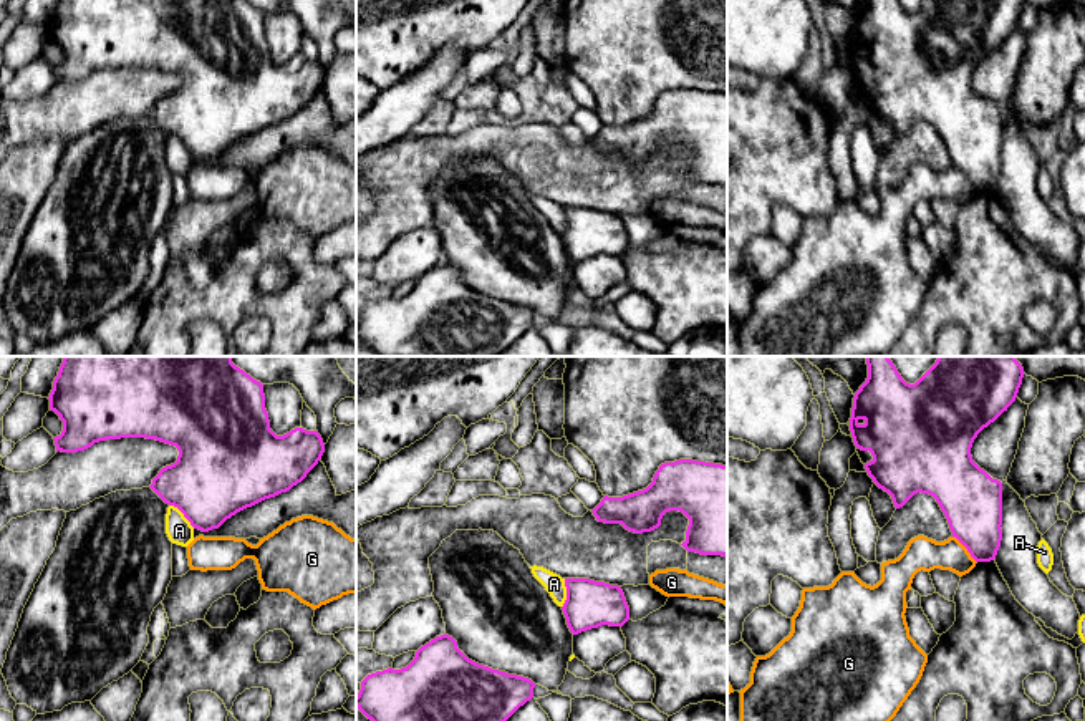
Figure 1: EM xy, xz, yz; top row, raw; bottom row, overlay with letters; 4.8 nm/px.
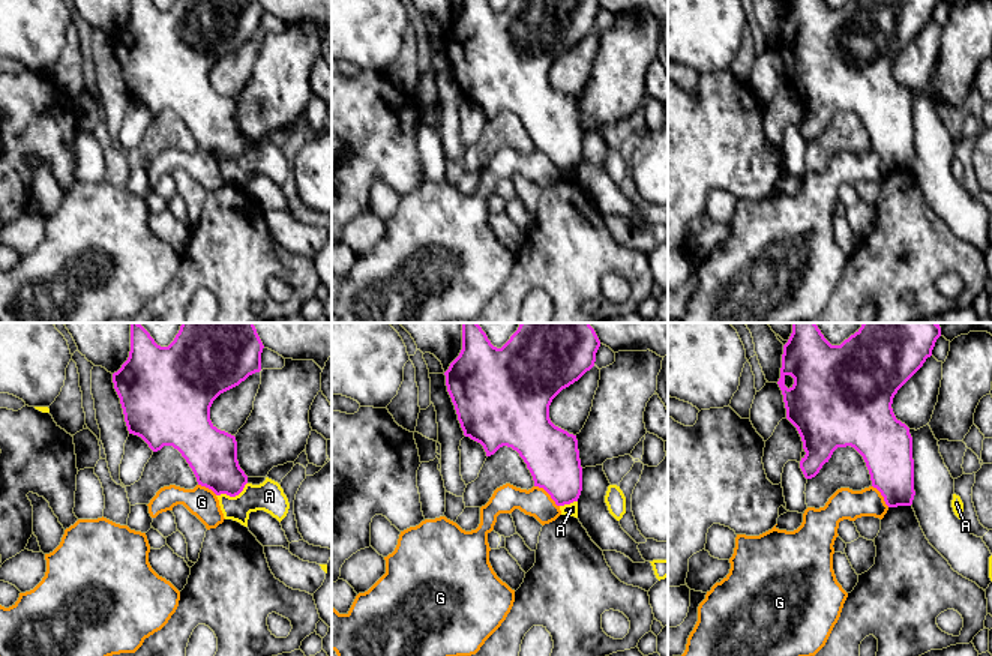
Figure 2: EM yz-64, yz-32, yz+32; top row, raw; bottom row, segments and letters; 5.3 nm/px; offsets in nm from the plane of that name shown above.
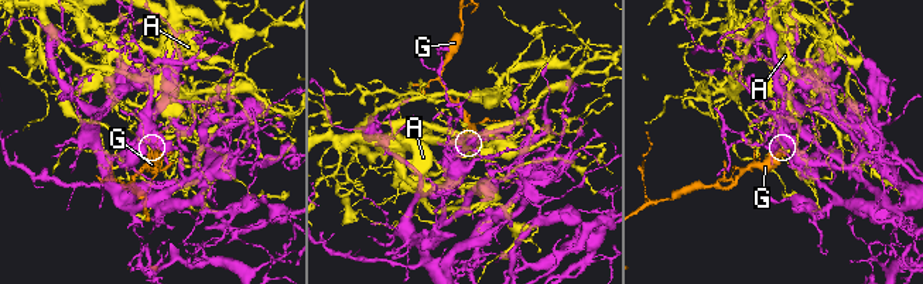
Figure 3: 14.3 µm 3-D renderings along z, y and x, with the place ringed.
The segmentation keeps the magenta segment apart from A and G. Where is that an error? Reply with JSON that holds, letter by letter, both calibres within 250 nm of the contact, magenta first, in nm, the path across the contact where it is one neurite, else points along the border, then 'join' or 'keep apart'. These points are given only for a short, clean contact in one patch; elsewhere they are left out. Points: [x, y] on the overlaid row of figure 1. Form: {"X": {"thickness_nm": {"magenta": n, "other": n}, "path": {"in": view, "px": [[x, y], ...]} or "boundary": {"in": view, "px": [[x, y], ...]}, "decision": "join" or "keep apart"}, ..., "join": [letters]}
{"A": {"thickness_nm": {"magenta": 420, "other": 130}, "decision": "keep apart"}, "G": {"thickness_nm": {"magenta": 300, "other": 160}, "boundary": {"in": "yz", "px": [[953, 536], [976, 562]]}, "decision": "keep apart"}, "join": []}

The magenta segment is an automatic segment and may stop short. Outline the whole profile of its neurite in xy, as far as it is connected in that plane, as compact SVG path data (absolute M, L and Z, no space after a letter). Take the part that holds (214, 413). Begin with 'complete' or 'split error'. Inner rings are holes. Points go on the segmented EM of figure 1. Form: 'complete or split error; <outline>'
complete; M65 356L58 376L53 381L53 390L48 399L50 409L55 411L63 421L61 434L53 438L56 452L78 452L91 448L94 443L121 438L146 438L176 446L179 451L177 461L171 466L162 467L149 487L166 504L177 507L190 522L190 525L202 532L219 529L237 512L290 491L306 477L306 474L318 464L325 452L325 444L318 431L295 428L283 436L277 436L270 429L268 413L265 409L263 385L235 366L232 363L232 356Z

